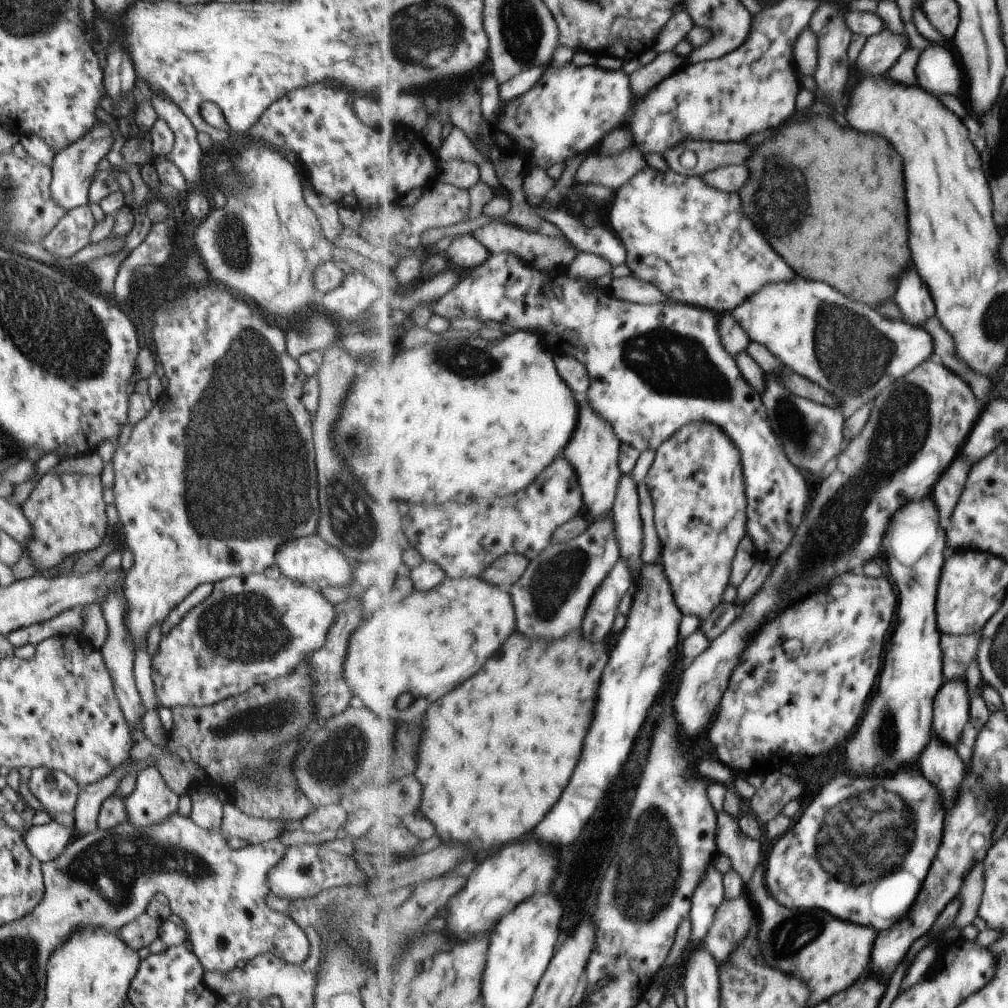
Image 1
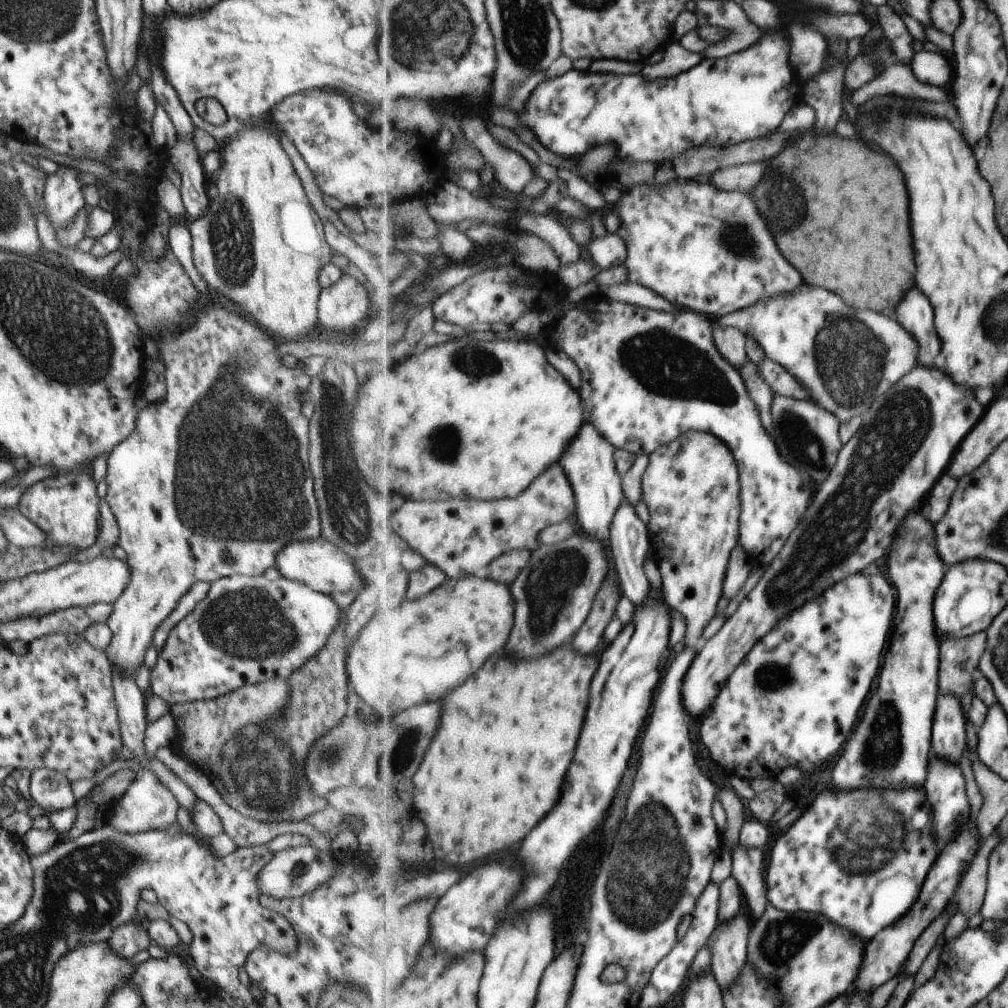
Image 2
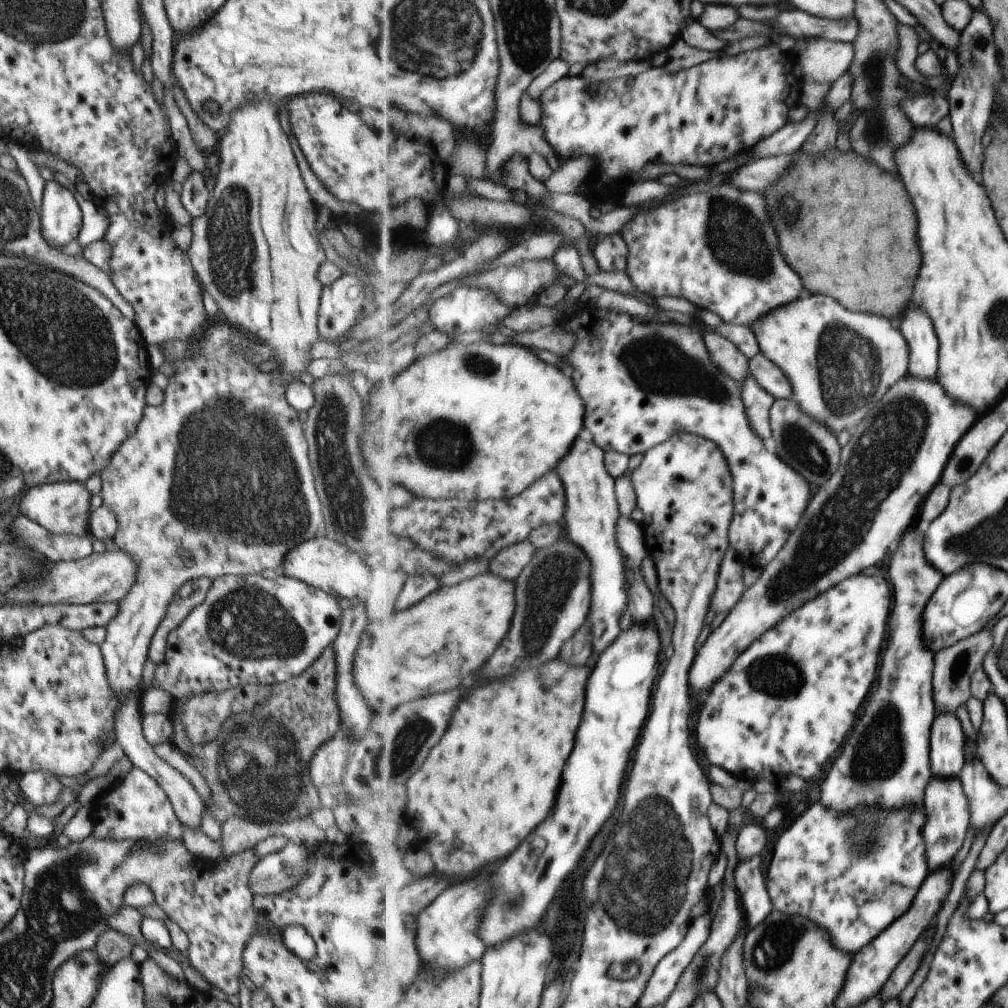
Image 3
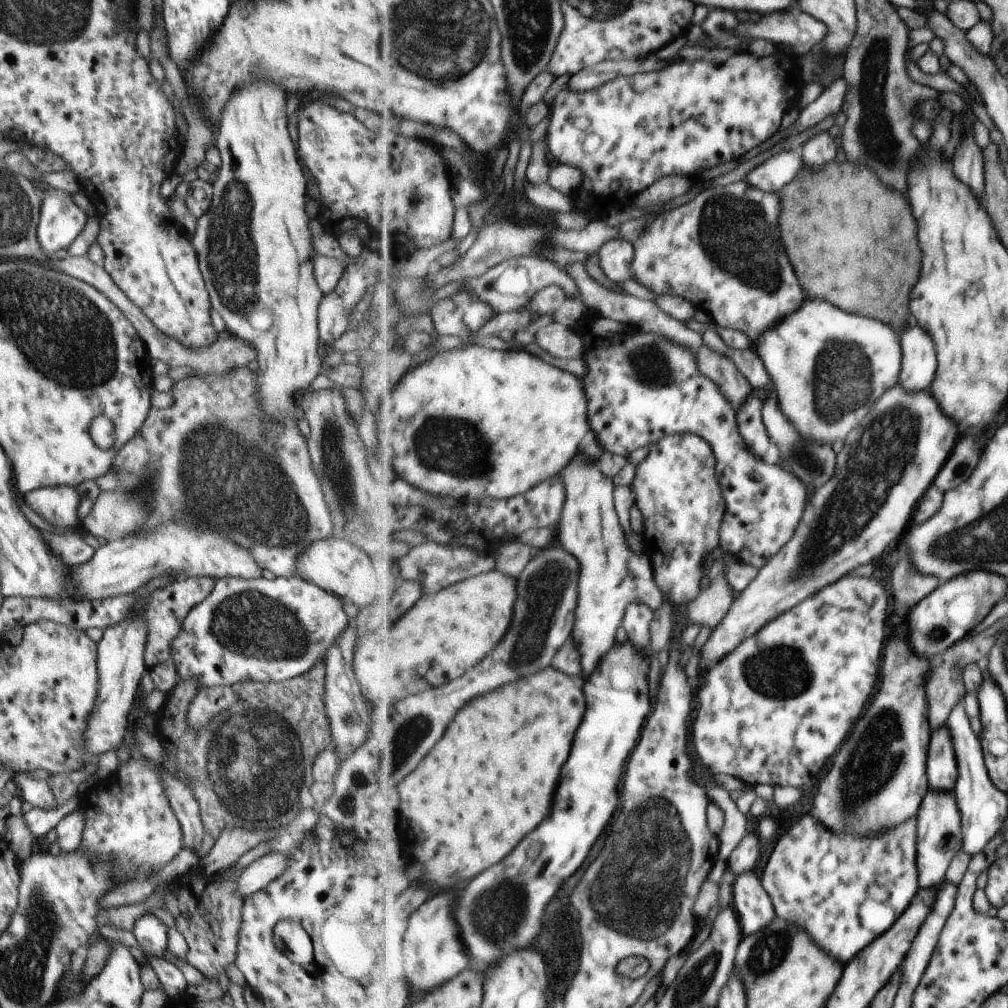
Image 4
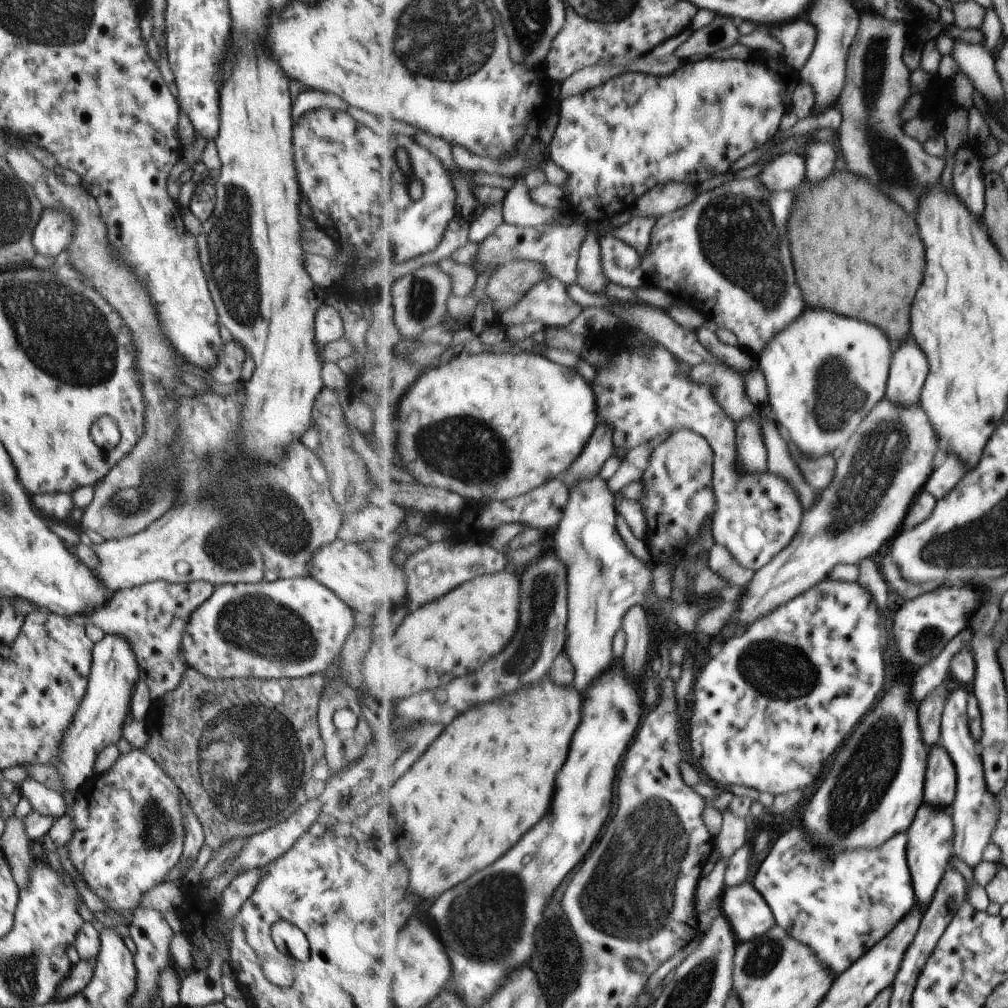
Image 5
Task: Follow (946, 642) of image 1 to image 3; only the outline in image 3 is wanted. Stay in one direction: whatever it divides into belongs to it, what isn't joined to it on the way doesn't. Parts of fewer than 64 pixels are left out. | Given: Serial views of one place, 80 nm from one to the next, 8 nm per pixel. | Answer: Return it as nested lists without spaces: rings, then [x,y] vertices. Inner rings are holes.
[[[989,630],[979,632],[977,636],[971,636],[967,640],[960,640],[952,647],[943,648],[936,654],[937,664],[935,666],[935,688],[934,699],[939,712],[957,712],[959,706],[967,703],[973,697],[972,678],[975,670],[983,666],[983,660],[987,652],[992,649],[994,640],[993,634]]]

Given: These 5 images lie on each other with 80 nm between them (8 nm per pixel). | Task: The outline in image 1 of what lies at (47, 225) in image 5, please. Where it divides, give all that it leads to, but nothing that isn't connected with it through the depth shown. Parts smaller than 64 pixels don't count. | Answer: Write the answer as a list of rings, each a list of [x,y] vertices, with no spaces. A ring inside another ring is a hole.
[[[103,121],[97,122],[76,141],[68,144],[65,148],[58,150],[52,157],[50,169],[52,177],[49,190],[52,199],[61,205],[66,212],[73,207],[85,205],[88,202],[88,188],[92,178],[97,172],[97,163],[109,152],[113,144],[113,132]]]

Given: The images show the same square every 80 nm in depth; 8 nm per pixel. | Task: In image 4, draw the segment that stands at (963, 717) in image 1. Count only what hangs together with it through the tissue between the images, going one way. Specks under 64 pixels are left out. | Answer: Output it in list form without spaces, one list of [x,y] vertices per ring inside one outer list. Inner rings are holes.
[[[947,726],[932,732],[928,757],[929,790],[953,790],[959,778],[953,738]]]

